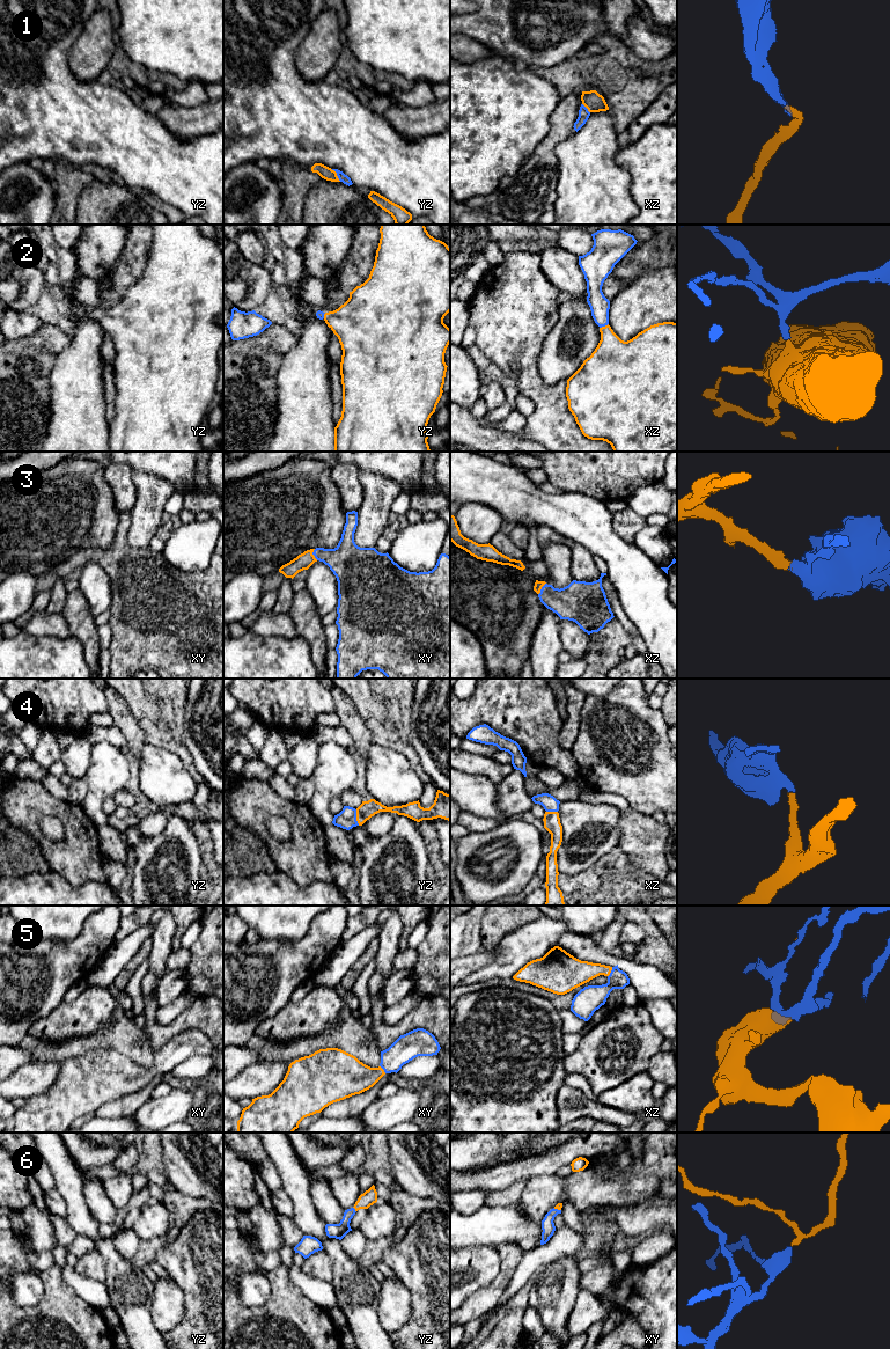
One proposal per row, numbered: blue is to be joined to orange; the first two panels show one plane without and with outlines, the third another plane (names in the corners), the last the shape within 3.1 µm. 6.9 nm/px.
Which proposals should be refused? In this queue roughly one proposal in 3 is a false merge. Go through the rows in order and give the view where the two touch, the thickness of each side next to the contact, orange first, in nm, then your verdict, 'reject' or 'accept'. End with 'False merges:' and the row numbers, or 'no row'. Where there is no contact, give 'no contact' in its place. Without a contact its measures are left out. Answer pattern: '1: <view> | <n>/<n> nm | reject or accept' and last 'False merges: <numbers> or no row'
1: yz | 90/60 nm | accept
2: xz | 300/140 nm | accept
3: xy | 110/260 nm | accept
4: yz | 120/140 nm | accept
5: xz | 190/180 nm | accept
6: yz | 100/110 nm | accept
False merges: no row

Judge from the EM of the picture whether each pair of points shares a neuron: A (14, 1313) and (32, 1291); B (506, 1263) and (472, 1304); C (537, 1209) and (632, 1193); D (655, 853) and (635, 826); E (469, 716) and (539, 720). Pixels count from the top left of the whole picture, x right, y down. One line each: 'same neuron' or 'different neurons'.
A: different neurons
B: same neuron
C: same neuron
D: same neuron
E: same neuron

